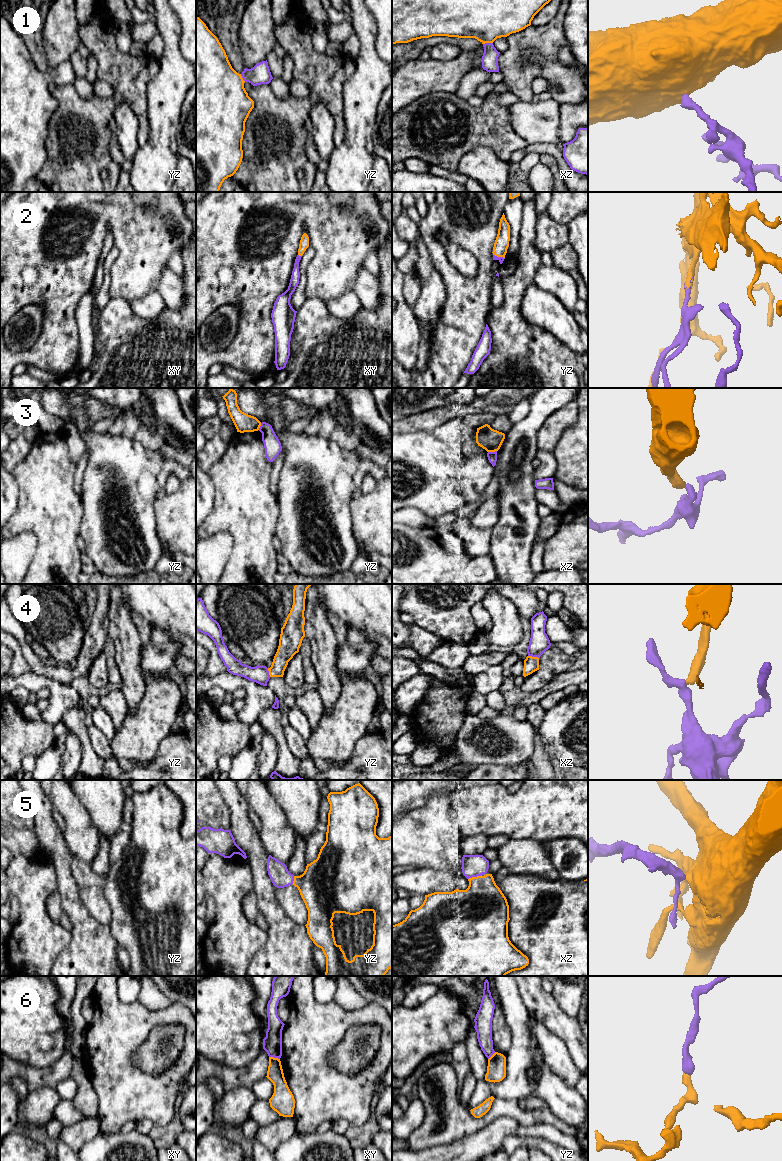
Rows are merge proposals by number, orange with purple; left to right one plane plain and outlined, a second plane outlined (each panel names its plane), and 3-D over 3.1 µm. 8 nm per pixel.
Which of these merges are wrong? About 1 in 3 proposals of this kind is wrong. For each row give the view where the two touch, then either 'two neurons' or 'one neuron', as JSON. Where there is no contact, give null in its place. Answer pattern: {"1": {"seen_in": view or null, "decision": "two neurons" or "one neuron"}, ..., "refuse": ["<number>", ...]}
{"1": {"seen_in": "xz", "decision": "one neuron"}, "2": {"seen_in": "xy", "decision": "one neuron"}, "3": {"seen_in": "xz", "decision": "two neurons"}, "4": {"seen_in": "xz", "decision": "one neuron"}, "5": {"seen_in": "xz", "decision": "one neuron"}, "6": {"seen_in": "xy", "decision": "two neurons"}, "refuse": ["3", "6"]}

